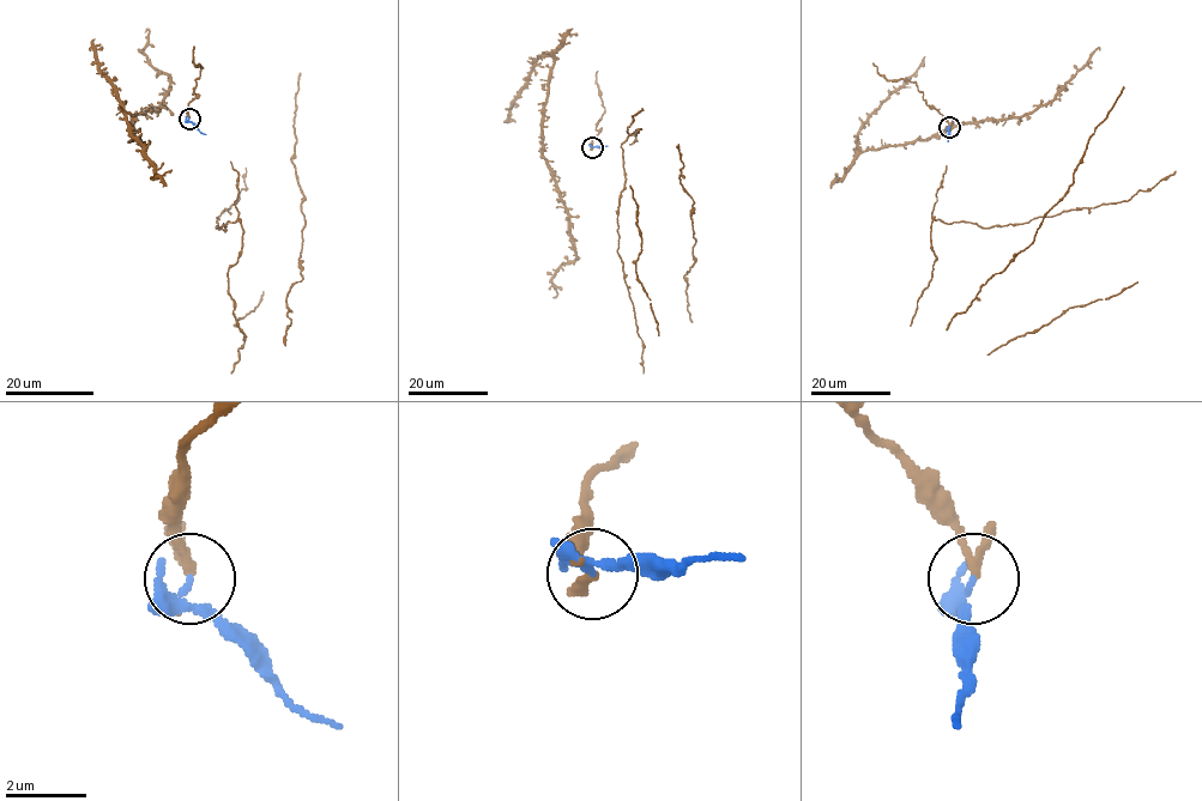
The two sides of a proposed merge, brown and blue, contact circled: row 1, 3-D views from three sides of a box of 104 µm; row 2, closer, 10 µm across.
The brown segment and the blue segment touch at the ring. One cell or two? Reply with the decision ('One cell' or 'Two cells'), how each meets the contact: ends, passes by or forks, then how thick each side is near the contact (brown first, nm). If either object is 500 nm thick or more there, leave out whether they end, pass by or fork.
One cell. At the ring brown passes by. At the ring blue forks. Thickness 200 nm (brown) against 150 nm

